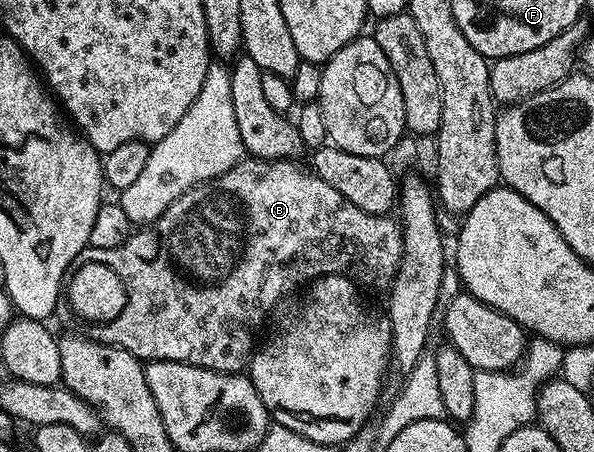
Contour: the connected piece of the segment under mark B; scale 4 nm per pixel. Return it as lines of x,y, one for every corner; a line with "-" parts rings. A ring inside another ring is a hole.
243,158
239,160
236,166
232,166
232,170
220,174
215,180
207,180
197,184
195,188
188,189
184,194
180,194
180,198
176,198
176,202
172,202
172,206
168,206
168,210
164,210
164,214
160,214
160,218
156,218
151,224
145,225
141,230
131,231
130,235
126,237
126,241
132,242
136,252
146,252
146,268
156,270
156,272
148,272
150,282
158,282
156,284
156,296
150,296
150,298
134,296
134,300
127,300
130,310
121,310
118,317
91,327
91,332
88,332
89,339
128,350
128,354
132,354
136,359
143,362
171,360
181,364
191,364
197,368
210,368
213,372
245,373
250,357
256,351
254,339
257,338
262,323
269,318
270,311
285,296
292,295
298,287
301,289
303,286
319,280
321,276
337,276
349,273
351,271
349,268
358,260
360,267
374,268
374,284
376,287
382,288
382,290
389,289
390,285
394,283
394,275
397,274
402,261
402,226
395,217
394,220
392,217
393,215
390,214
385,216
368,214
364,210
360,210
360,206
352,206
352,202
348,202
348,198
344,198
340,194
340,190
332,190
332,186
328,186
328,182
321,180
312,170
306,169
305,172
294,160

